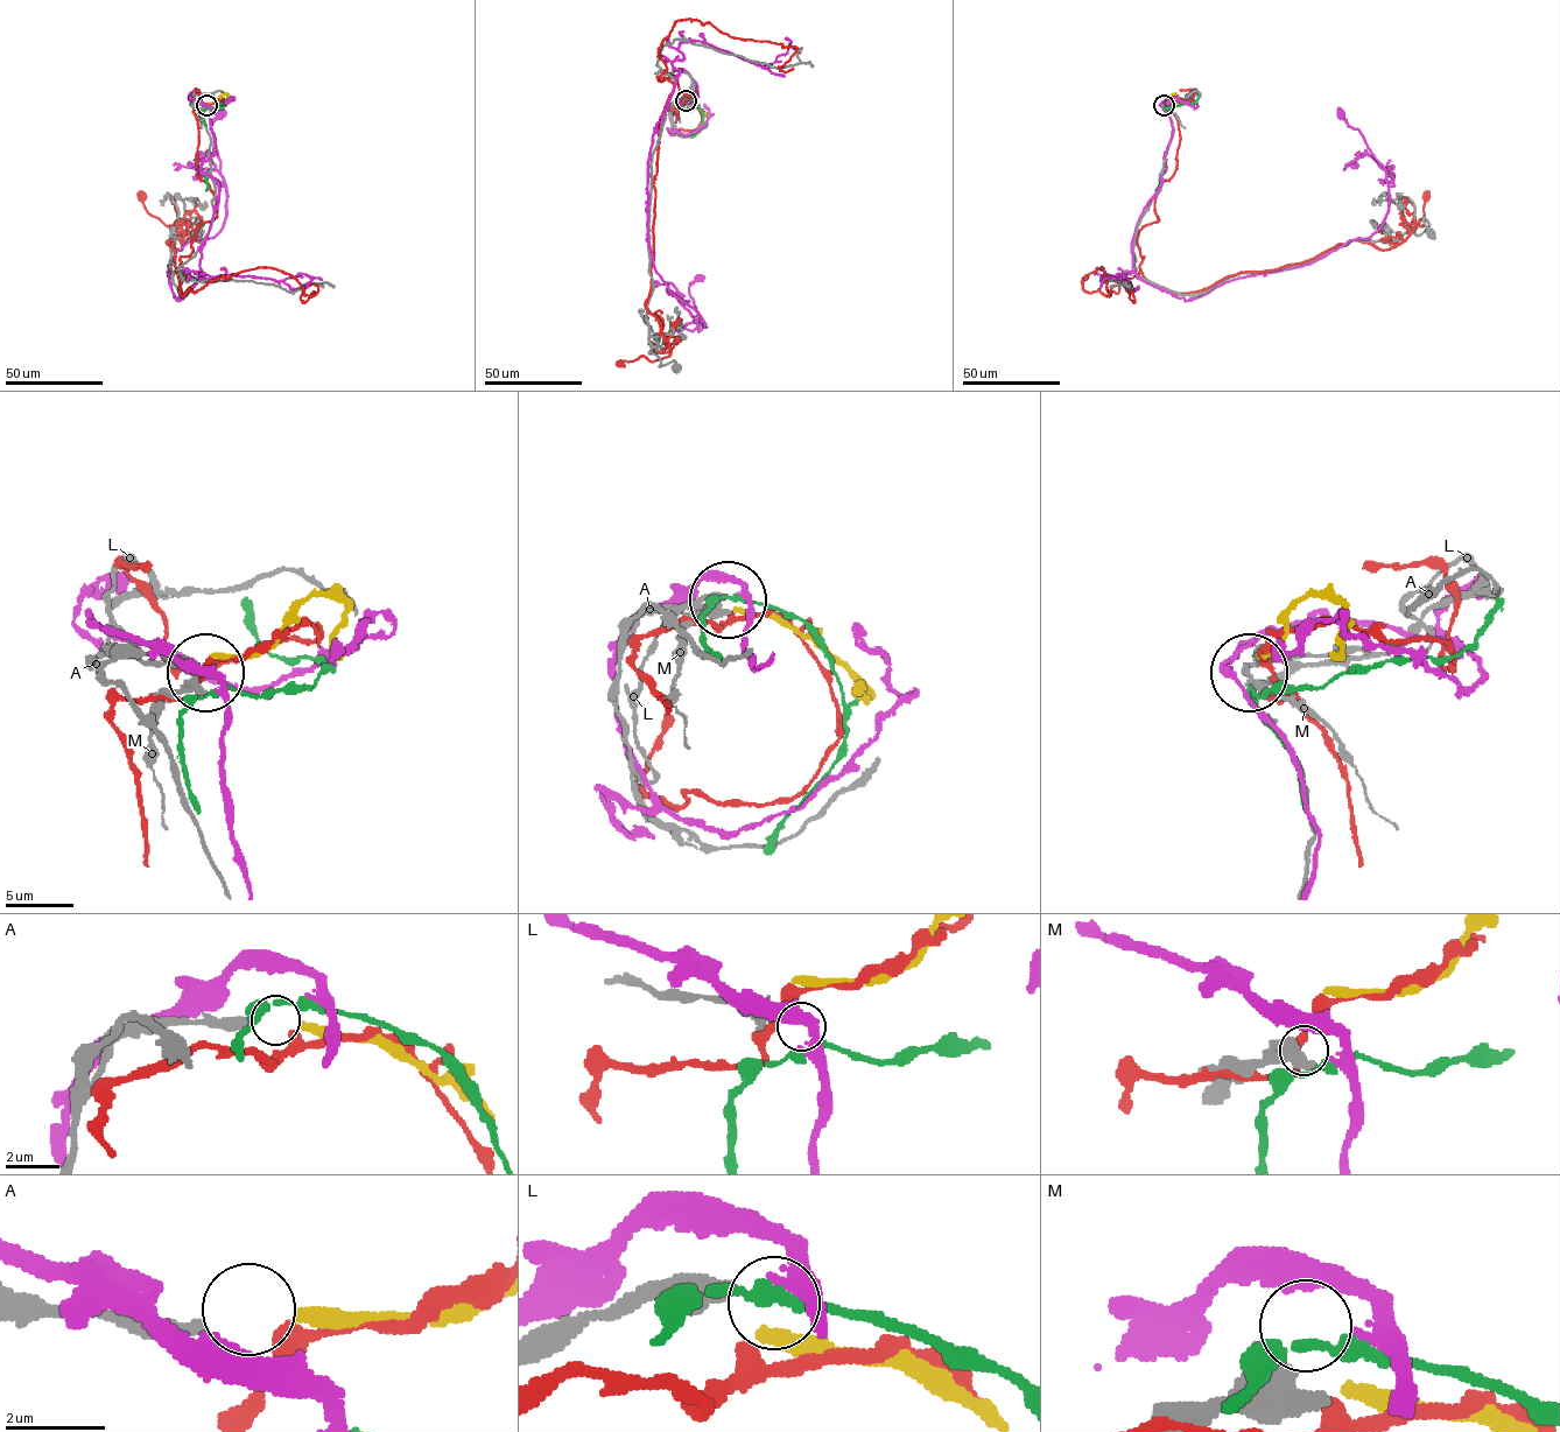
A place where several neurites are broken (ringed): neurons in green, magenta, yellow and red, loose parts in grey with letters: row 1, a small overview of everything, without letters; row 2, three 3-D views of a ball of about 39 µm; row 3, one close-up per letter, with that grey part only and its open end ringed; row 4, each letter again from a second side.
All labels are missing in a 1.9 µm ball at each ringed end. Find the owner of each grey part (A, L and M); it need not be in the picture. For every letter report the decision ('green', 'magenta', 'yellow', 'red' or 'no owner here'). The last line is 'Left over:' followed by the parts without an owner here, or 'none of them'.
A: yellow
L: green
M: magenta
Left over: none of them

